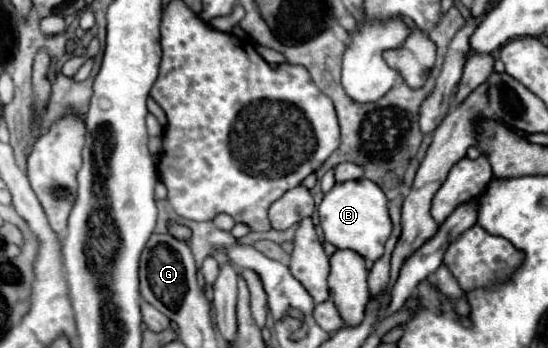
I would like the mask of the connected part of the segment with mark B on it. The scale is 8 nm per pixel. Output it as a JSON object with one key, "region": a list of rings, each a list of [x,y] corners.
{"region":[[[355,179],[345,183],[335,183],[335,187],[323,197],[319,205],[319,221],[325,233],[325,241],[333,243],[337,249],[353,249],[367,263],[377,261],[383,255],[385,241],[391,235],[391,219],[387,211],[387,197],[369,179]]]}

